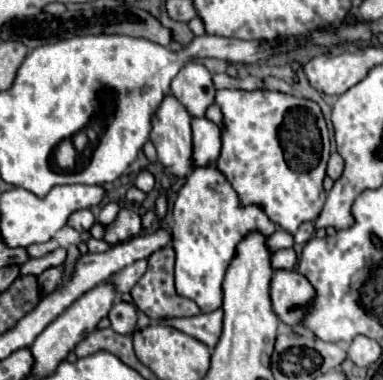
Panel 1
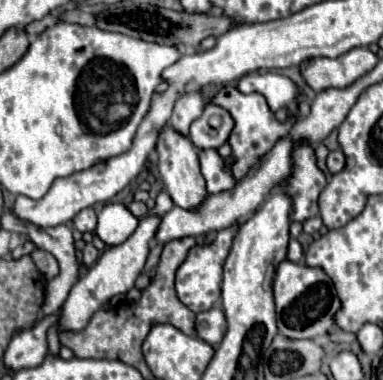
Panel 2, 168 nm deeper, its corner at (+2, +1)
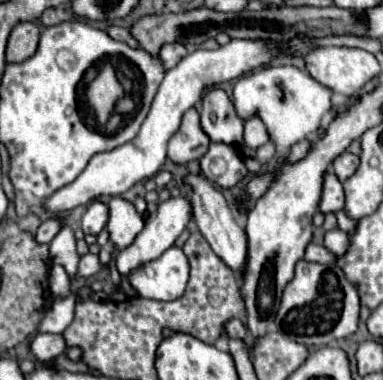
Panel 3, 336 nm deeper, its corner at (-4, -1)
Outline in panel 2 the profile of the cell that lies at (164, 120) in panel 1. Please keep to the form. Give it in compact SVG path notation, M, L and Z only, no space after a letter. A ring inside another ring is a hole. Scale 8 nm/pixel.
M166 126L162 130L162 134L160 134L160 138L158 138L156 152L158 152L160 176L164 180L164 186L166 186L168 194L170 194L170 198L174 200L174 204L184 208L184 210L198 208L206 200L208 192L206 192L206 180L202 178L200 164L198 164L198 150L190 142L190 138L174 132L172 126Z

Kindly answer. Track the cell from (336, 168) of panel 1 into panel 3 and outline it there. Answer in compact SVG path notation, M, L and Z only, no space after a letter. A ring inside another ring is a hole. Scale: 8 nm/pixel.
M350 152L340 154L332 162L332 168L334 168L334 174L338 176L338 180L344 182L348 176L352 176L356 172L356 168L358 168L358 162L360 162L360 158L356 154L350 154Z

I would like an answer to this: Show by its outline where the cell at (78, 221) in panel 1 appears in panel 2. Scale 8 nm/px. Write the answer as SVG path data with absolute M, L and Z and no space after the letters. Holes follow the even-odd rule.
M84 208L80 210L76 216L74 216L74 226L80 230L80 232L94 232L96 228L96 212L94 208Z

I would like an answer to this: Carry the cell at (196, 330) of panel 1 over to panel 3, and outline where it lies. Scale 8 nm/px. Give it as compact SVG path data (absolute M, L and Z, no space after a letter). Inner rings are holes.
M236 318L234 320L228 320L224 324L224 336L244 340L244 322L242 320L236 320Z

